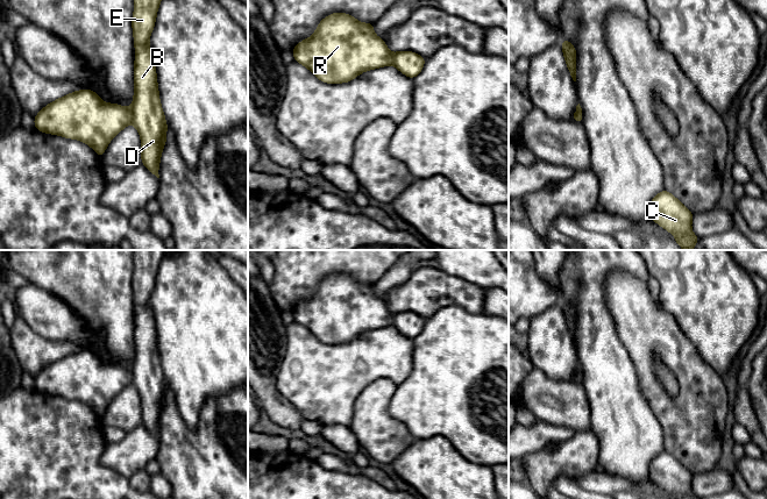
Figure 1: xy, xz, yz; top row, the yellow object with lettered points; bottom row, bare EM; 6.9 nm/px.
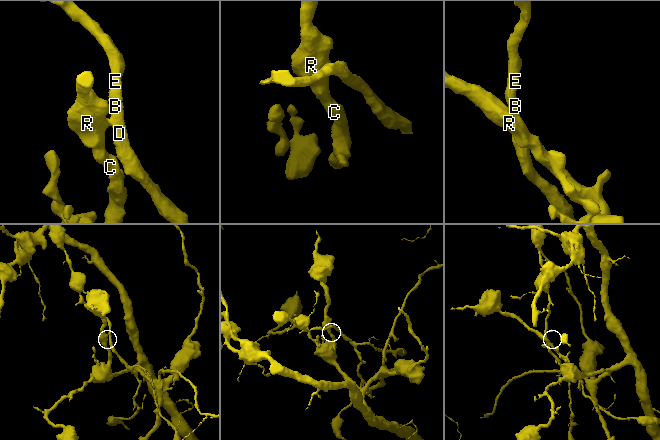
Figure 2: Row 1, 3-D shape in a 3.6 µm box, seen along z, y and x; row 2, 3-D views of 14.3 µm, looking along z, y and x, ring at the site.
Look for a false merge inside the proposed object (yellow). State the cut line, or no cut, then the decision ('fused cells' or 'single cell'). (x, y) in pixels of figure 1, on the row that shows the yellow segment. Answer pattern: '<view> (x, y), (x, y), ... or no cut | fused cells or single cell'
xy (128, 108), (132, 122) | fused cells

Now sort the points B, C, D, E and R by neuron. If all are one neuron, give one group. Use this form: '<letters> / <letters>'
B D E / C R

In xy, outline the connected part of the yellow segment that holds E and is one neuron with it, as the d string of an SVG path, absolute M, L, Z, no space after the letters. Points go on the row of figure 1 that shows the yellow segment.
M134 0L132 20L135 64L132 123L141 136L142 164L159 178L159 161L166 142L166 120L159 101L157 73L149 37L162 0Z

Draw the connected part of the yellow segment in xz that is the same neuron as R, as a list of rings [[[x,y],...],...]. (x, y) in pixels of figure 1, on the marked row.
[[[346,13],[322,19],[315,33],[300,41],[292,54],[326,84],[348,83],[364,71],[392,64],[392,54],[375,35],[374,23],[362,23]]]

